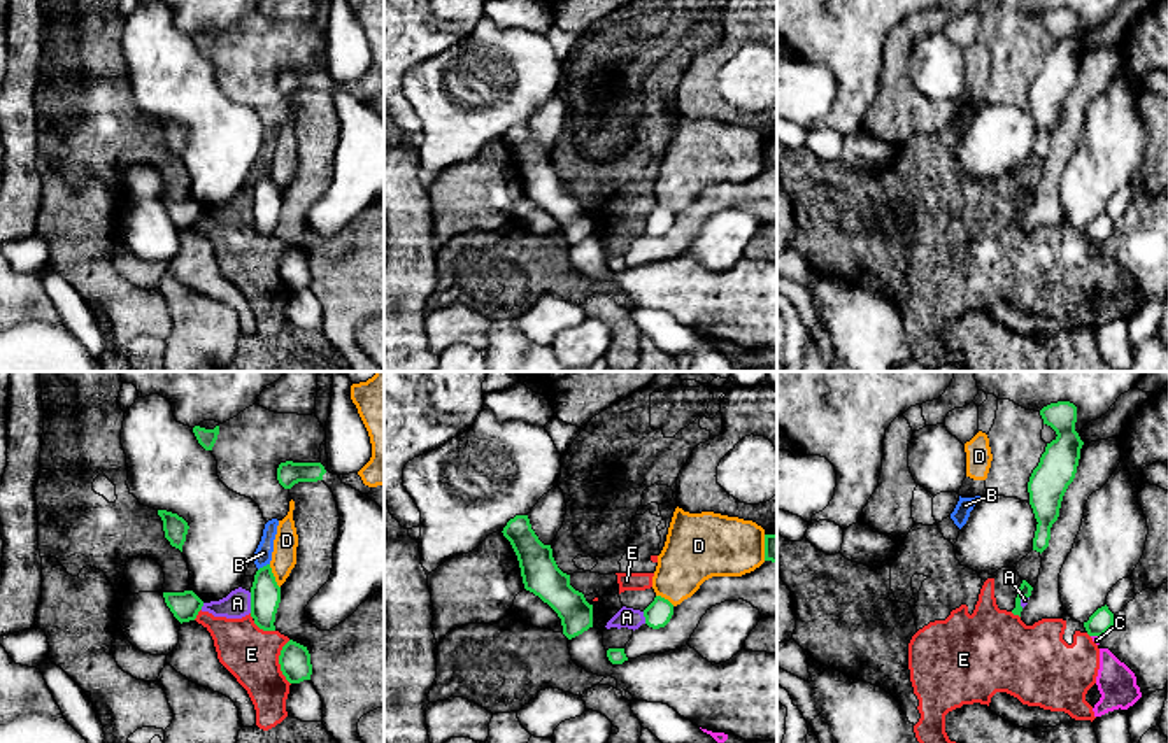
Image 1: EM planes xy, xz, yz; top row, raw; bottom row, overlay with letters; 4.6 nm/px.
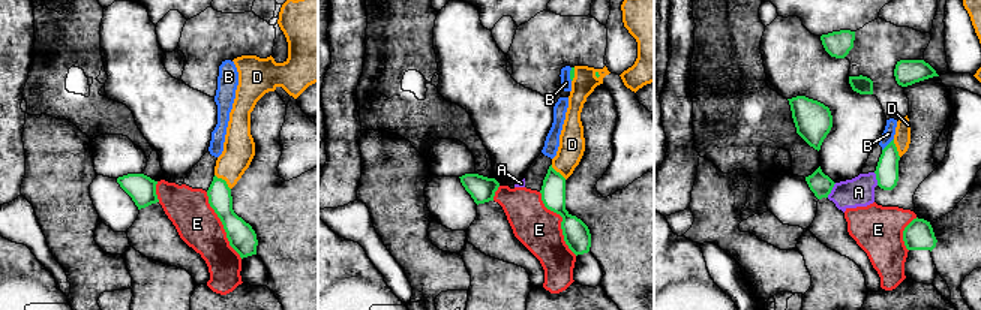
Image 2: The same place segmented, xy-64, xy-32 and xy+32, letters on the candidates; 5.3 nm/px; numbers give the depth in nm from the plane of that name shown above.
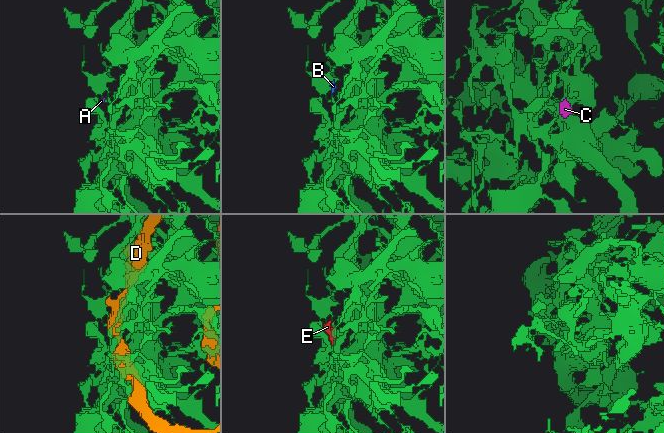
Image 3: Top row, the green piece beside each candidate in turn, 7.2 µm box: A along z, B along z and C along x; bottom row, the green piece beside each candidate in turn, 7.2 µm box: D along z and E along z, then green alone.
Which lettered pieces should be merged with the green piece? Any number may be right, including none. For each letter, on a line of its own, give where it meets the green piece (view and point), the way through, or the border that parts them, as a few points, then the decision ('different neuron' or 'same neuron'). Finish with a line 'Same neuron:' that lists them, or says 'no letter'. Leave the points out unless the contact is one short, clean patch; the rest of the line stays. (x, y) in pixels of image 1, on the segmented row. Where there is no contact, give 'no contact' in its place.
A: meets green in xy at (251, 603); border along xy (249, 593), (251, 612); different neuron
B: meets green in xy at (263, 566); border along xy (269, 563), (258, 570); different neuron
C: meets green in yz at (1096, 635); border along yz (1091, 635), (1100, 636); different neuron
D: meets green in xy at (274, 577); different neuron
E: meets green in xy at (279, 663); different neuron
Same neuron: no letter

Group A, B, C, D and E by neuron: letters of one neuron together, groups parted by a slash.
A B C E / D

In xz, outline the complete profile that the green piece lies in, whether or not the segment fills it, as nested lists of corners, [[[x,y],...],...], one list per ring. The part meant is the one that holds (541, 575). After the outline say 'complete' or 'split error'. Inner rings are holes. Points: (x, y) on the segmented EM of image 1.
[[[516,515],[502,533],[517,555],[524,589],[558,613],[563,634],[572,640],[593,627],[593,605],[570,585],[570,575],[558,568],[551,545],[538,540],[528,515]]]; complete

